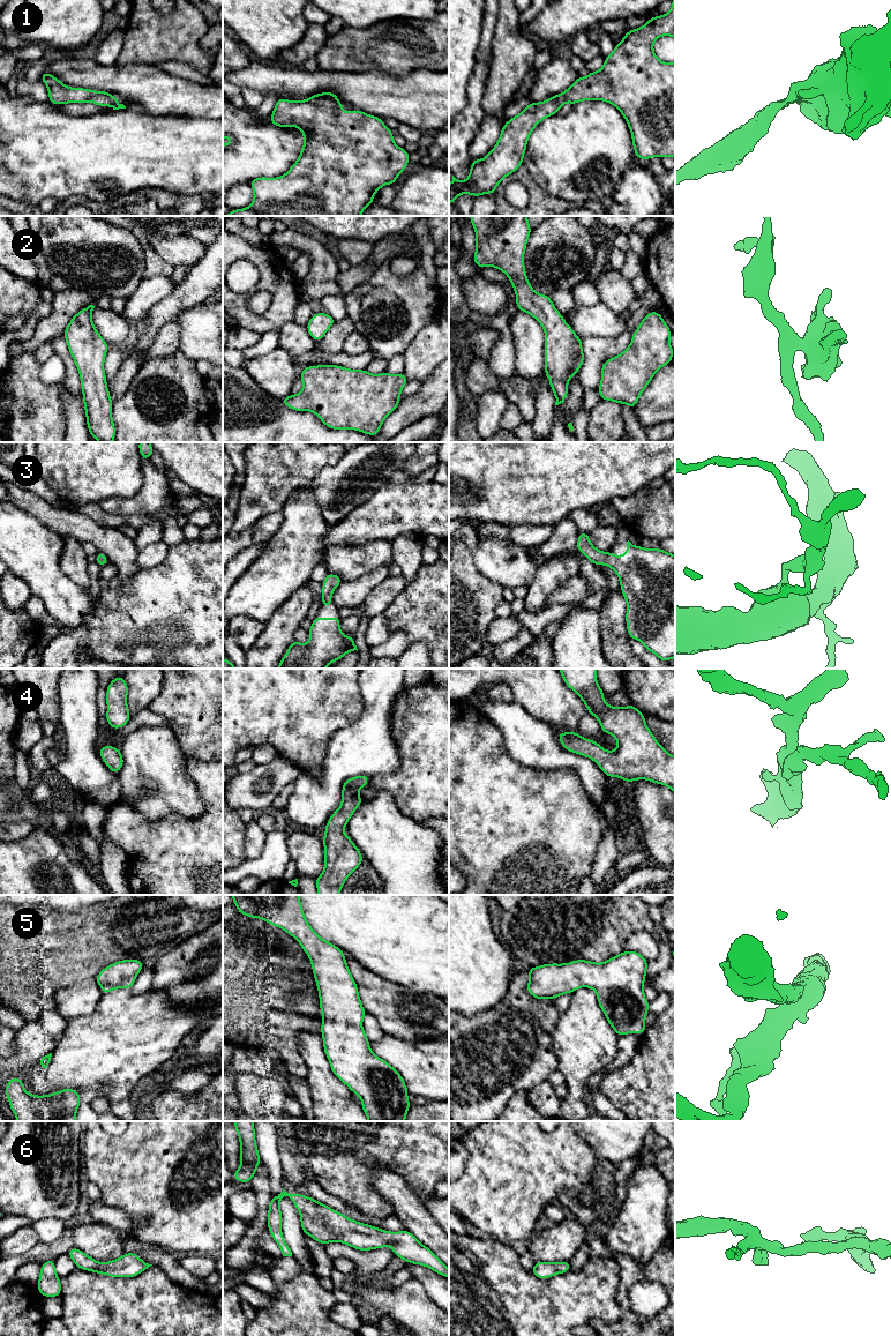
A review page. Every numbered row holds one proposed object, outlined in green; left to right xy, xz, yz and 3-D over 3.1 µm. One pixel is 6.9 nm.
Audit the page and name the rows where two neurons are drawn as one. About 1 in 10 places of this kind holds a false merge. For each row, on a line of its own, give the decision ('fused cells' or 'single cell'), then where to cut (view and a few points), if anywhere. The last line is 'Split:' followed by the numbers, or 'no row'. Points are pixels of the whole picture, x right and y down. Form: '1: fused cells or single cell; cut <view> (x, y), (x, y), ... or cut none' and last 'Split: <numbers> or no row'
1: single cell; cut none
2: single cell; cut none
3: single cell; cut none
4: single cell; cut none
5: single cell; cut none
6: single cell; cut none
Split: no row

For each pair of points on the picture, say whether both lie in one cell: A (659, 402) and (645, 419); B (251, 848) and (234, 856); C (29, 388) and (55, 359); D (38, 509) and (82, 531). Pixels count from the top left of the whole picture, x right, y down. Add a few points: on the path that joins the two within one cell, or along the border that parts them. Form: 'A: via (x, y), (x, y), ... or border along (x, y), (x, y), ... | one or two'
A: via (654, 407), (648, 415) | one
B: border along (246, 825), (245, 860) | two
C: border along (39, 366), (39, 379), (43, 382), (60, 383) | two
D: via (49, 515), (66, 523), (72, 523) | one

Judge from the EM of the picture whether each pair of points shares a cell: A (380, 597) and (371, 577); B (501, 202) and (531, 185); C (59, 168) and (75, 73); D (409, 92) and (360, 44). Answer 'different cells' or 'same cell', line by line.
A: different cells
B: same cell
C: different cells
D: different cells

